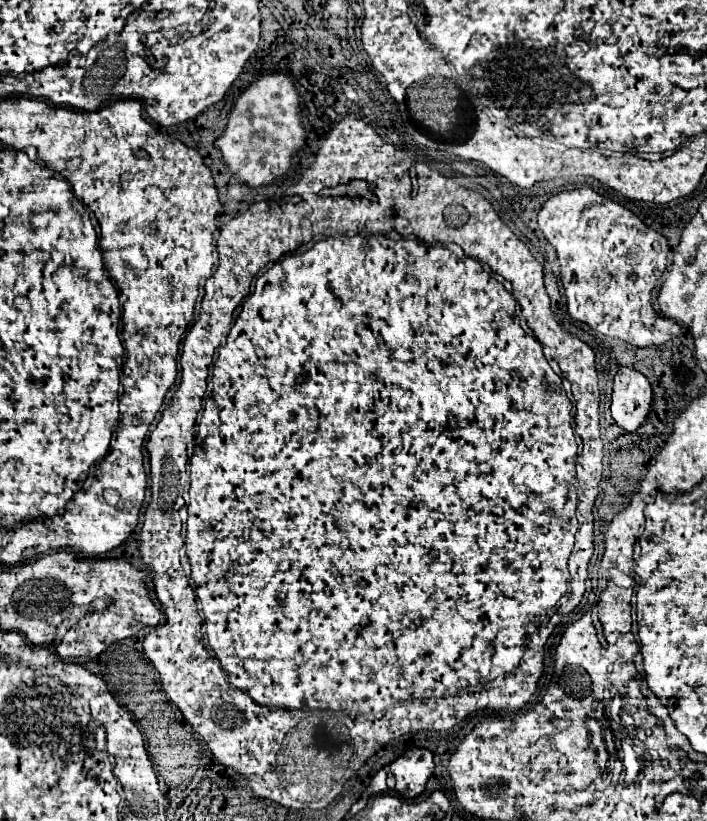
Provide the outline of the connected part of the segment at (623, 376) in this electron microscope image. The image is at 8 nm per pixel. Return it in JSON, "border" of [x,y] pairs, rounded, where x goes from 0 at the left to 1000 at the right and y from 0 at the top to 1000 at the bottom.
{"border":[[[877,448],[868,463],[863,504],[885,526],[900,526],[919,507],[922,470],[911,456],[894,448]]]}

